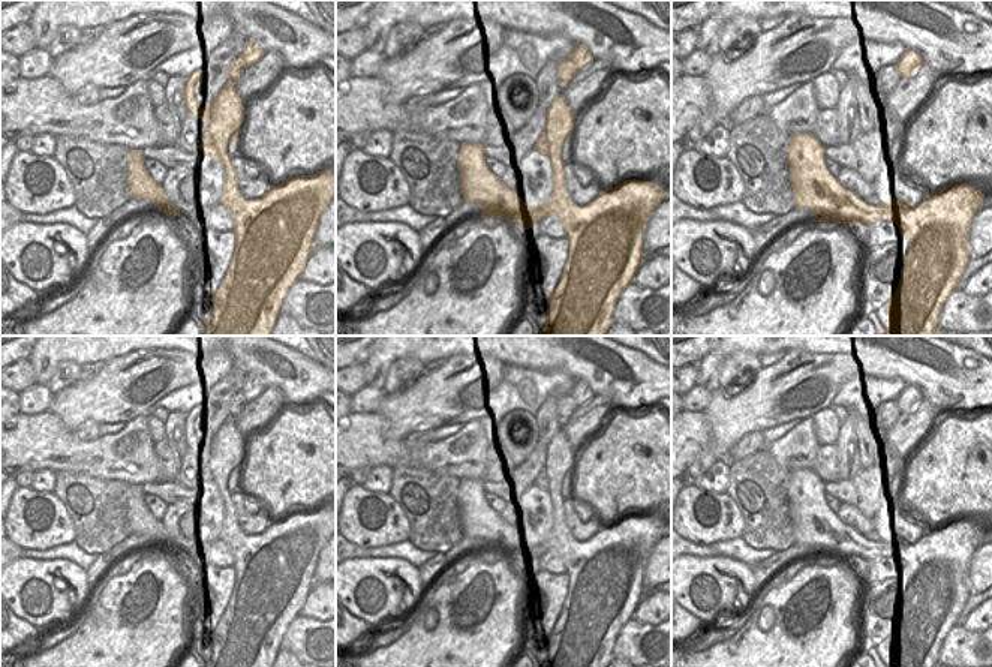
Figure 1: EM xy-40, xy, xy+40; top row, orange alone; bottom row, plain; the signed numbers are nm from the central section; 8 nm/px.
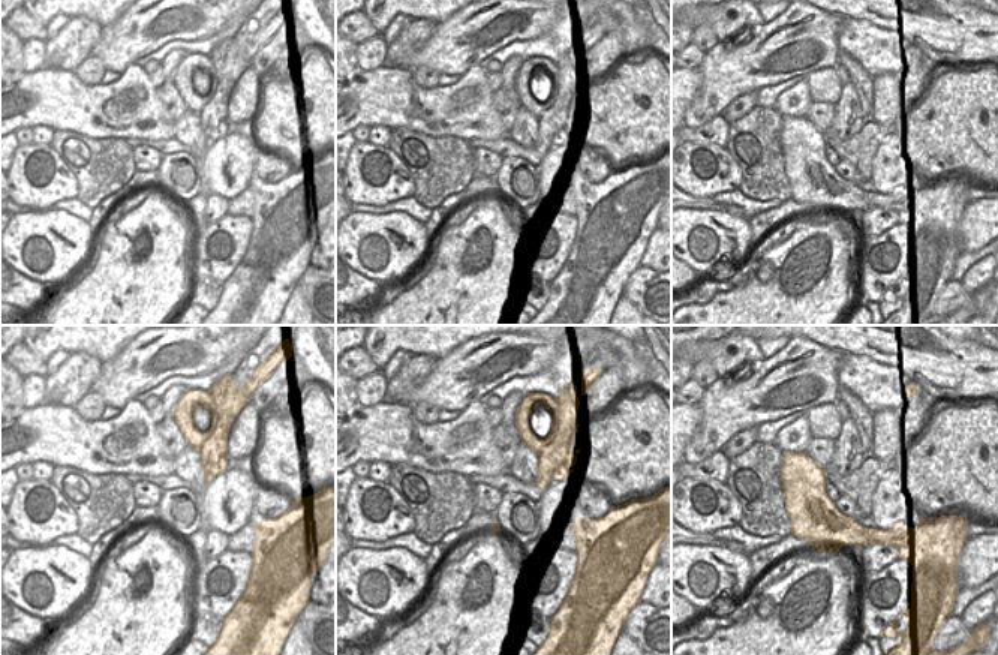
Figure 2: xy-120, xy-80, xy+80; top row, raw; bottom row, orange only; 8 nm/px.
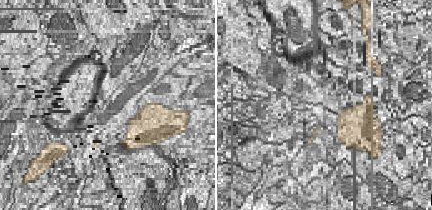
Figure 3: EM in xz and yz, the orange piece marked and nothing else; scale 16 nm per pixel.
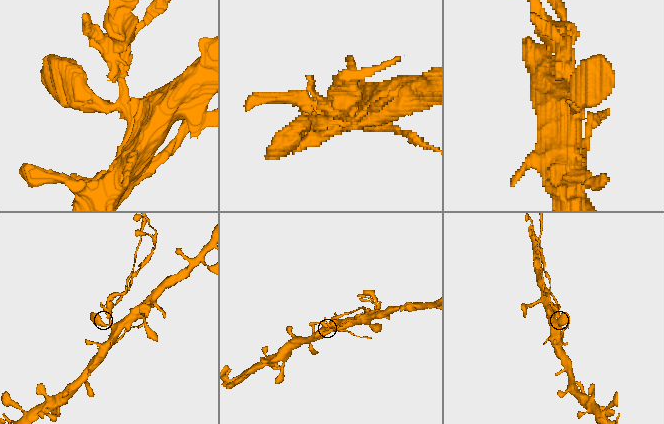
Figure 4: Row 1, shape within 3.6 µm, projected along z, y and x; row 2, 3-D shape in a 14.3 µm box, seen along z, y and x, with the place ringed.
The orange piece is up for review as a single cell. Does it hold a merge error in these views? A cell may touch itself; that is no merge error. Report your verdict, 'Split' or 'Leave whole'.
Split

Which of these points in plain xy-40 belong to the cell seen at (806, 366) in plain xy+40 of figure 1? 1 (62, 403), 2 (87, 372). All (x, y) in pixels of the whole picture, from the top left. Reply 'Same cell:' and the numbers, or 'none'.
Same cell: 1

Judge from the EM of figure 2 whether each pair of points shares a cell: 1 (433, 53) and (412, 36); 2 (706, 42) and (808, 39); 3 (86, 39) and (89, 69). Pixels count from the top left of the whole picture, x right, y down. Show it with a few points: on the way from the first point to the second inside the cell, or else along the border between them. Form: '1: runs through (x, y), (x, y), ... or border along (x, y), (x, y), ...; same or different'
1: border along (438, 24), (414, 57), (411, 68); different
2: border along (718, 41), (705, 54); different
3: border along (89, 54), (74, 71); different

